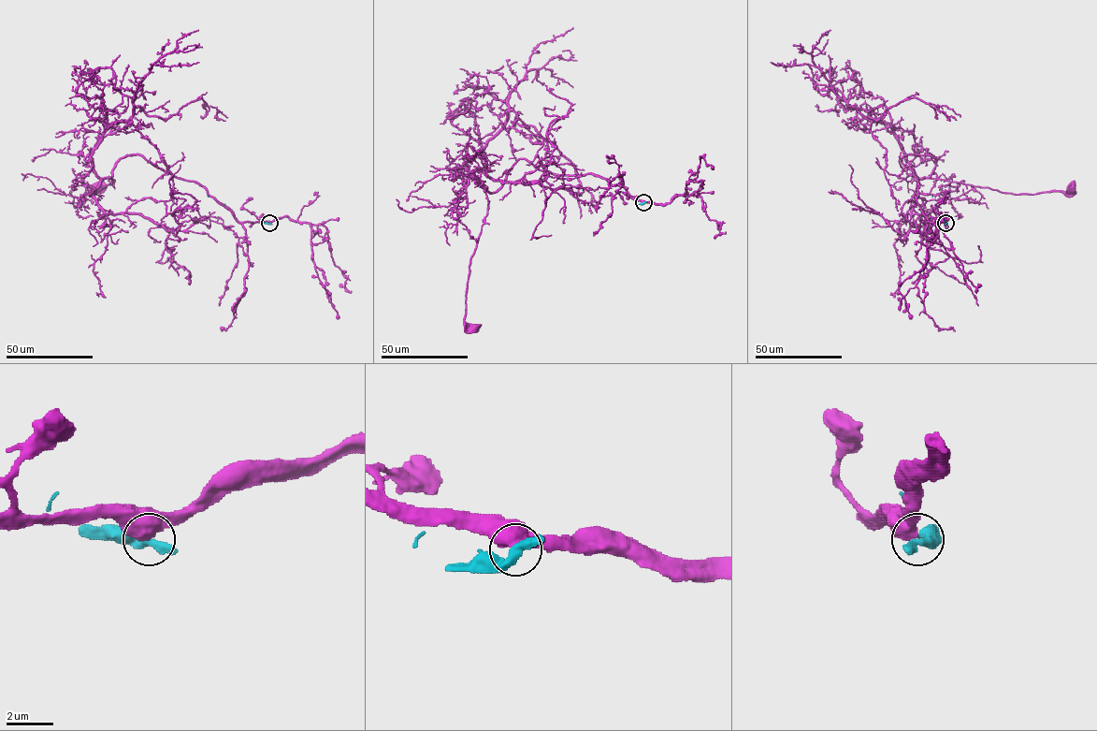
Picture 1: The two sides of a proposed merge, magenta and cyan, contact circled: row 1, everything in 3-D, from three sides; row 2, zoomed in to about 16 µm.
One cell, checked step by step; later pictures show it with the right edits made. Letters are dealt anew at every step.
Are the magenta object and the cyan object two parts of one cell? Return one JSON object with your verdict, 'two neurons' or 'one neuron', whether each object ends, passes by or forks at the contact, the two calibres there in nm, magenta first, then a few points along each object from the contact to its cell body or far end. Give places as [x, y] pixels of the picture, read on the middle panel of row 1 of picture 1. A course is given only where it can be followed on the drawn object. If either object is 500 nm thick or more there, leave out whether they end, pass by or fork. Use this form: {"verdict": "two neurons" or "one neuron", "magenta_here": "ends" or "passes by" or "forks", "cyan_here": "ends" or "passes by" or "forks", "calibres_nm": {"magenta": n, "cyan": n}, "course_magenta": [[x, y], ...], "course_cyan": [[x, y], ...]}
{"verdict": "two neurons", "calibres_nm": {"magenta": 750, "cyan": 360}, "course_magenta": [[643, 202], [599, 176], [520, 159], [496, 192], [483, 187], [466, 298], [474, 328]], "course_cyan": [[643, 202], [582, 189]]}

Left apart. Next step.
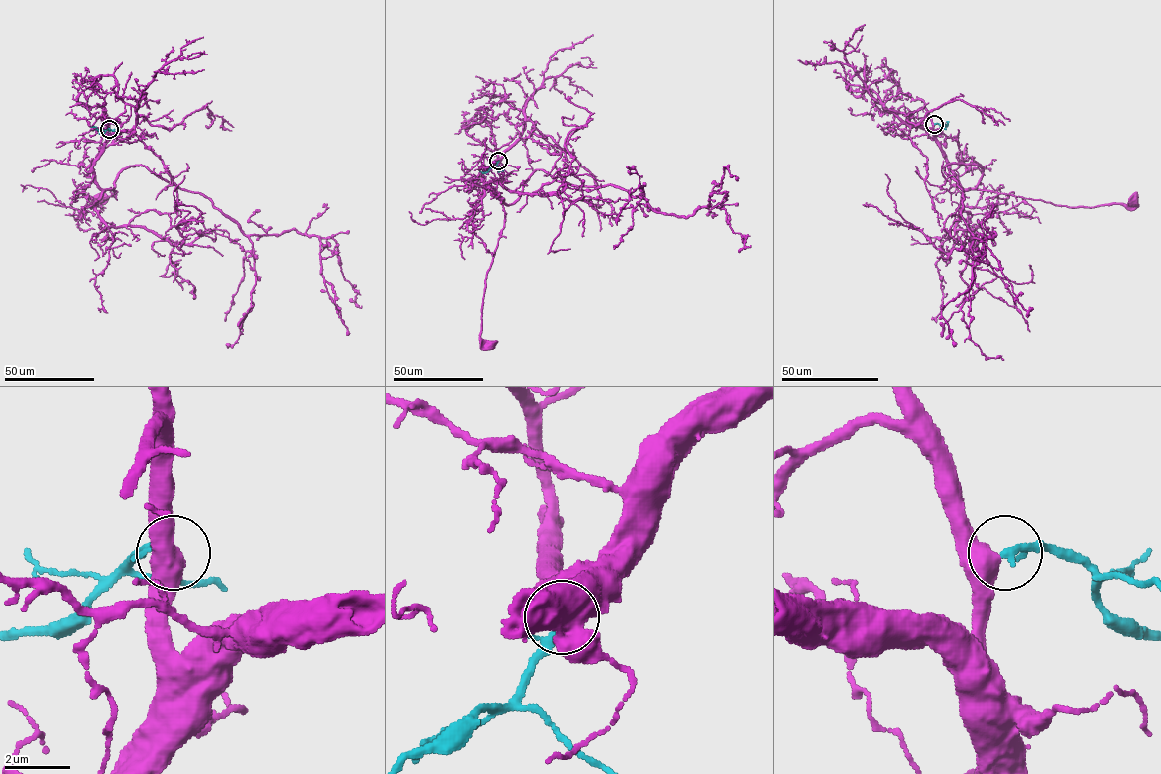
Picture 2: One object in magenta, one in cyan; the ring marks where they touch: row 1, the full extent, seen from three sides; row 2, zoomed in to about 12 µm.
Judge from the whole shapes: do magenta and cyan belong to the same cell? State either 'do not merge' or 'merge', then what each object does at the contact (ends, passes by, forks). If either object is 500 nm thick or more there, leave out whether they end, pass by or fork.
merge

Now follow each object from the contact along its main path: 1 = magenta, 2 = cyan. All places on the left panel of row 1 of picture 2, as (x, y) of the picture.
1: (109, 129), (108, 140), (92, 166), (92, 175), (102, 189), (116, 192), (96, 206), (91, 203), (101, 197)
2: (109, 129), (100, 133), (95, 127), (90, 126)

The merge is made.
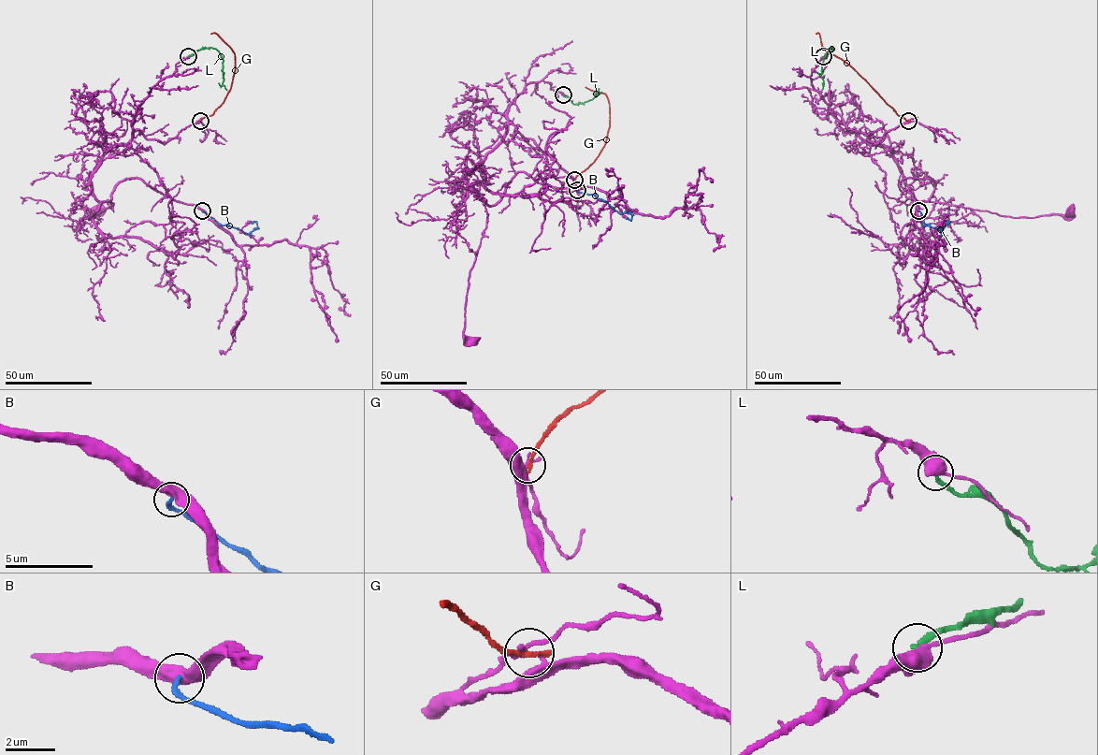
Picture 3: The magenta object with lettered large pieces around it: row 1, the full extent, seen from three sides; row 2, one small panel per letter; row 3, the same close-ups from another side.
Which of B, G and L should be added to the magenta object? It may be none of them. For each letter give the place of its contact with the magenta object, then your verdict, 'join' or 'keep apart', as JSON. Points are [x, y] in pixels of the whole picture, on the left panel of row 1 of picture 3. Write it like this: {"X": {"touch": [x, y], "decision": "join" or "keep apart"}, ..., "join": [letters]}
{"B": {"touch": [202, 210], "decision": "keep apart"}, "G": {"touch": [200, 121], "decision": "keep apart"}, "L": {"touch": [188, 56], "decision": "keep apart"}, "join": []}

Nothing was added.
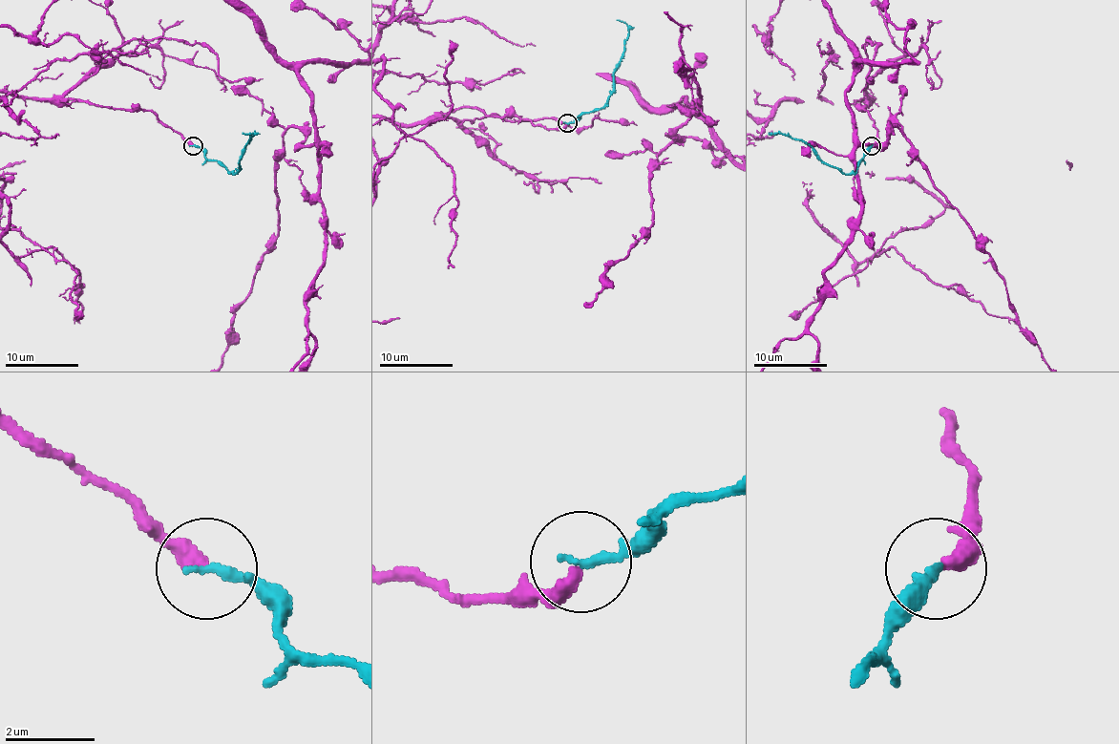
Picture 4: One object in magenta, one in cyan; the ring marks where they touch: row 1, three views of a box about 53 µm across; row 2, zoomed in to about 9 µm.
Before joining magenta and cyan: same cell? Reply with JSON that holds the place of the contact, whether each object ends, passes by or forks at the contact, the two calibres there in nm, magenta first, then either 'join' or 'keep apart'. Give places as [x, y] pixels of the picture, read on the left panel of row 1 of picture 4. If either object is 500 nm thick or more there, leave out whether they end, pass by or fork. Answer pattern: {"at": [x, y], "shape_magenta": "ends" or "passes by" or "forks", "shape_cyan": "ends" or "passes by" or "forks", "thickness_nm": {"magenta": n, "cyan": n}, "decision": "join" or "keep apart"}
{"at": [193, 145], "shape_magenta": "ends", "shape_cyan": "ends", "thickness_nm": {"magenta": 380, "cyan": 240}, "decision": "join"}

